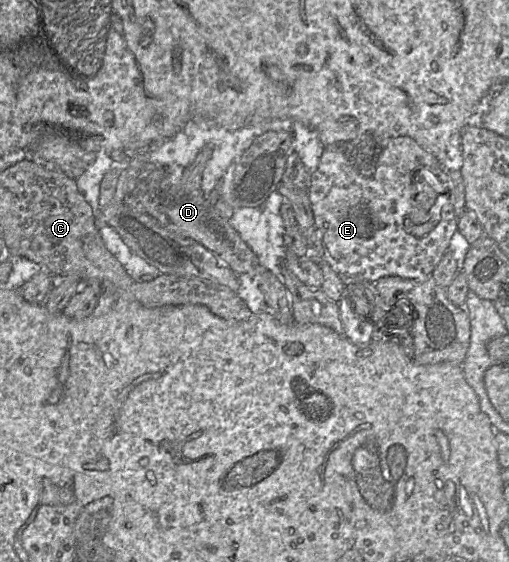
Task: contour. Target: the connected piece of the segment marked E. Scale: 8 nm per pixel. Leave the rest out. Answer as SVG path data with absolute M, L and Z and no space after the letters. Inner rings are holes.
M401 136L389 141L371 177L363 176L338 145L329 145L317 170L310 175L308 194L317 234L327 254L336 262L336 272L347 286L350 283L375 284L388 276L417 281L430 278L458 230L458 218L450 199L452 190L453 181L437 158L412 138ZM417 173L435 192L432 204L439 201L438 215L441 216L436 228L423 237L407 231L409 220L422 222L425 210L429 210L416 202Z

